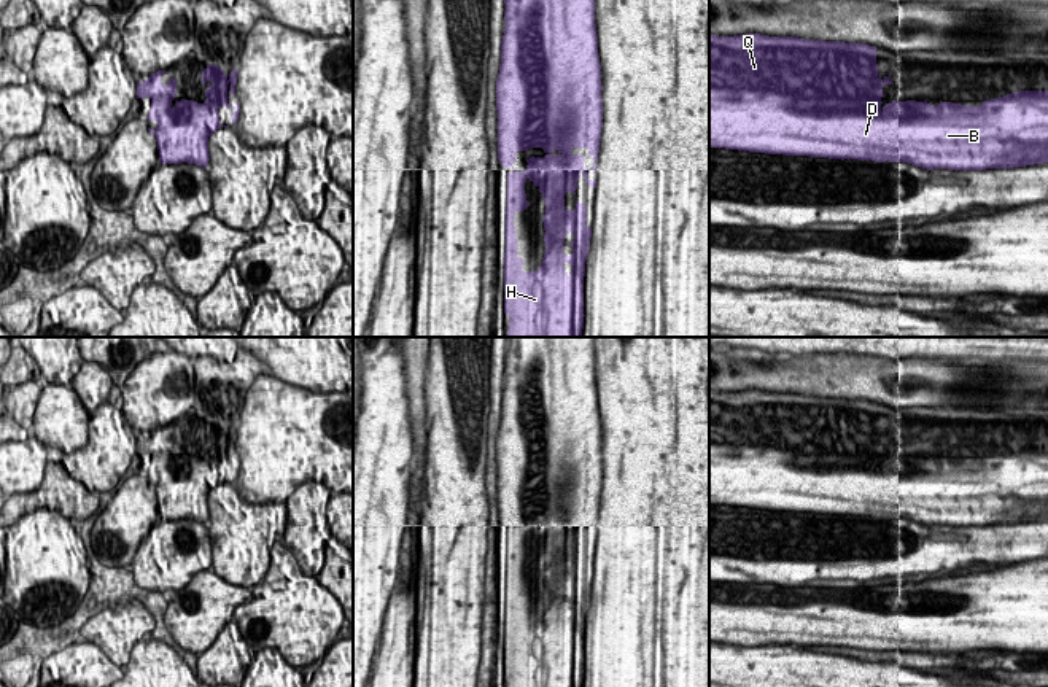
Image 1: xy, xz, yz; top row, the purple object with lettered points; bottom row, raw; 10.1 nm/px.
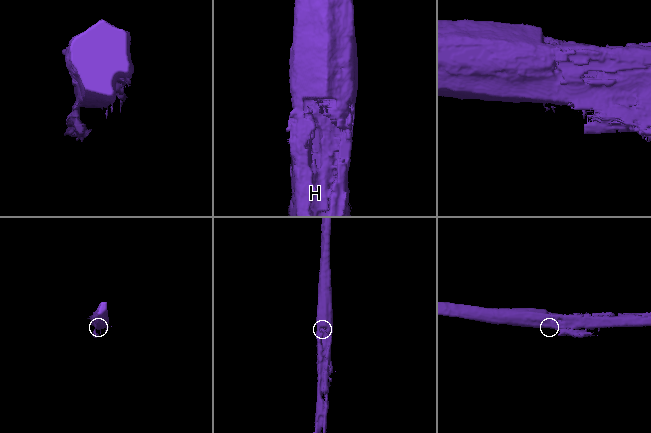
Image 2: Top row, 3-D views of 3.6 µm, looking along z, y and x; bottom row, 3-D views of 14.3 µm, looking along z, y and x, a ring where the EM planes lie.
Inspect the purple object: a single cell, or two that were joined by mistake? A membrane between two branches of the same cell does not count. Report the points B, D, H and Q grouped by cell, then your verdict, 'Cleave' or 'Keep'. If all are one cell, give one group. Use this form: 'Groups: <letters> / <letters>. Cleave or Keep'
Groups: B D H Q. Keep

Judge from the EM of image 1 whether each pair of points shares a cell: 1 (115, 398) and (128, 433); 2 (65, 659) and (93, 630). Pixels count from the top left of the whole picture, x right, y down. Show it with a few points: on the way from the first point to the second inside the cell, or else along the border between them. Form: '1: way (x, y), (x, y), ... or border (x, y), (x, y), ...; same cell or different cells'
1: way (118, 406), (121, 425); same cell
2: border (80, 632), (83, 636); different cells

